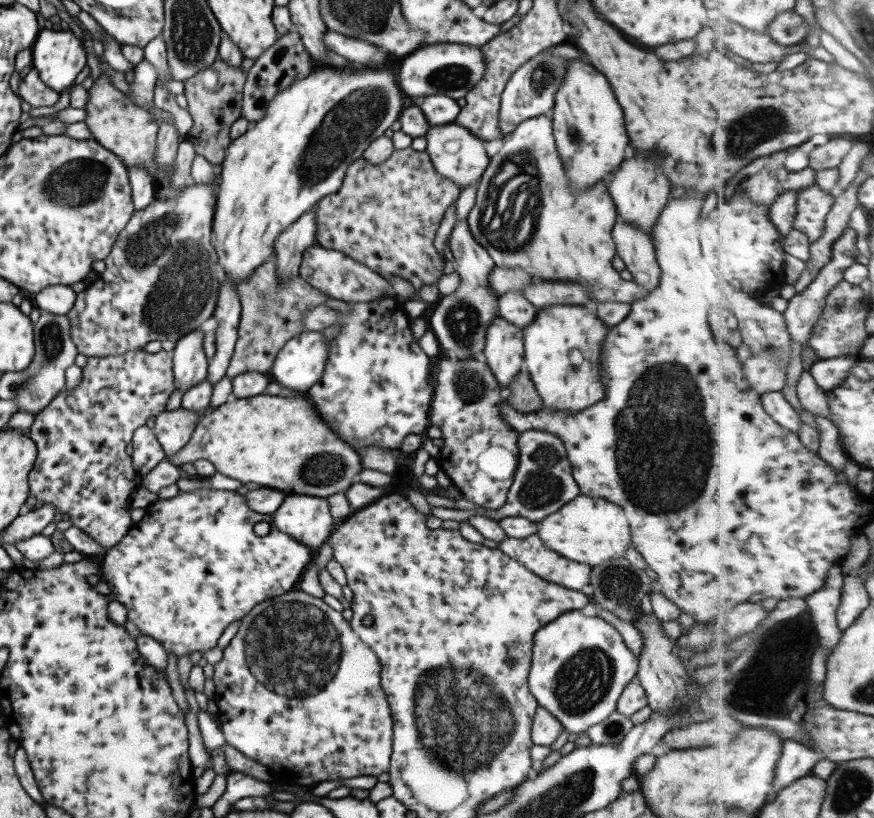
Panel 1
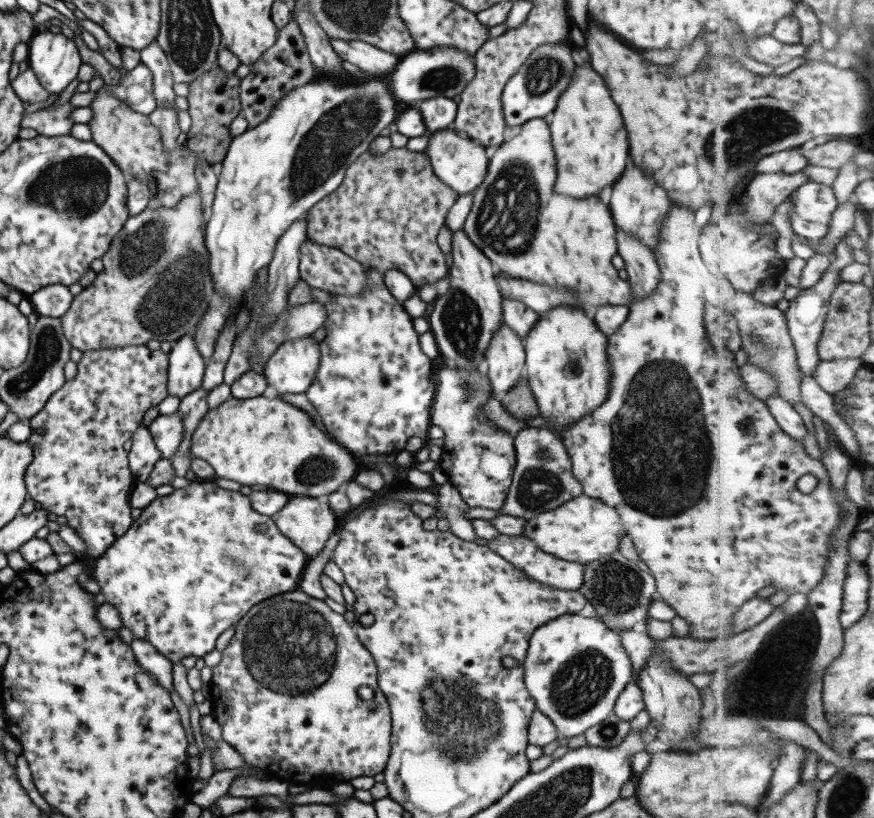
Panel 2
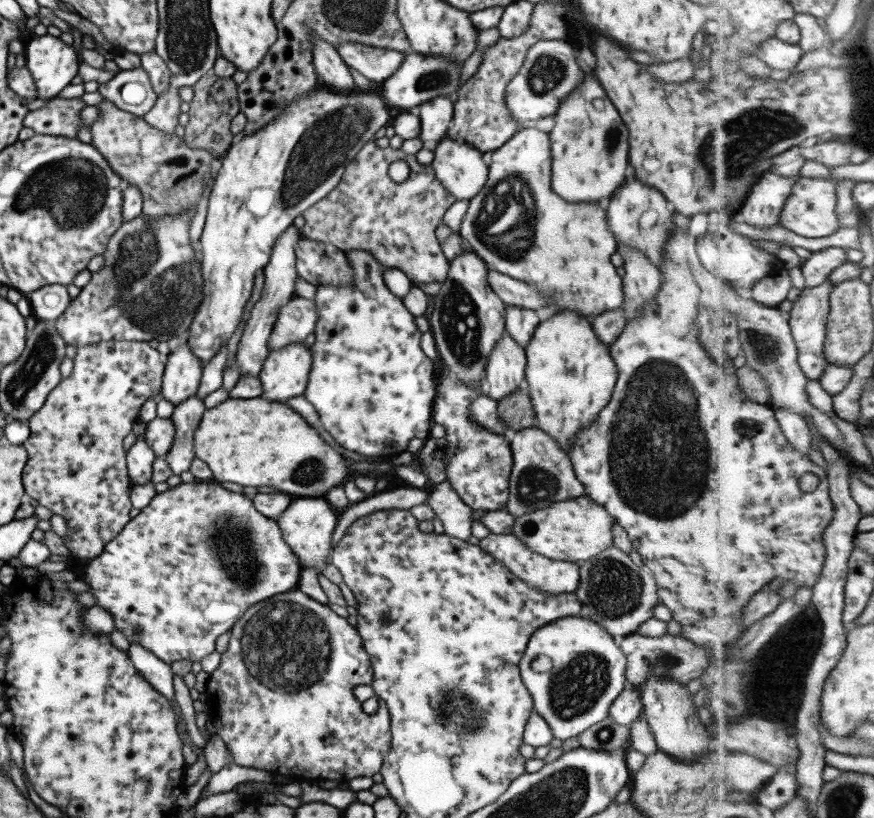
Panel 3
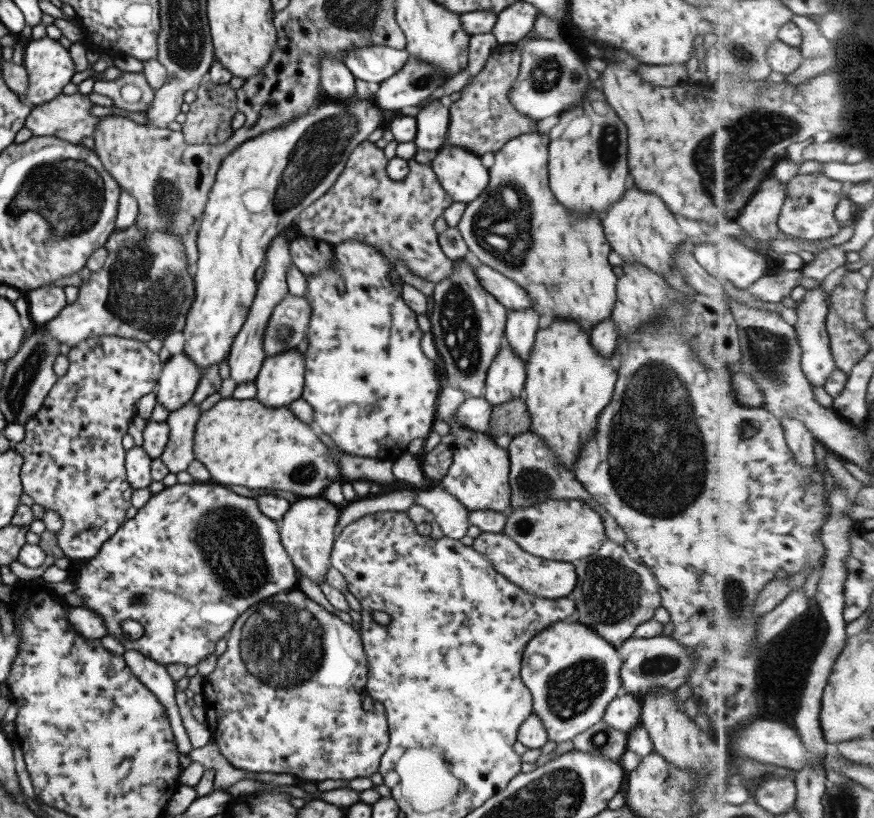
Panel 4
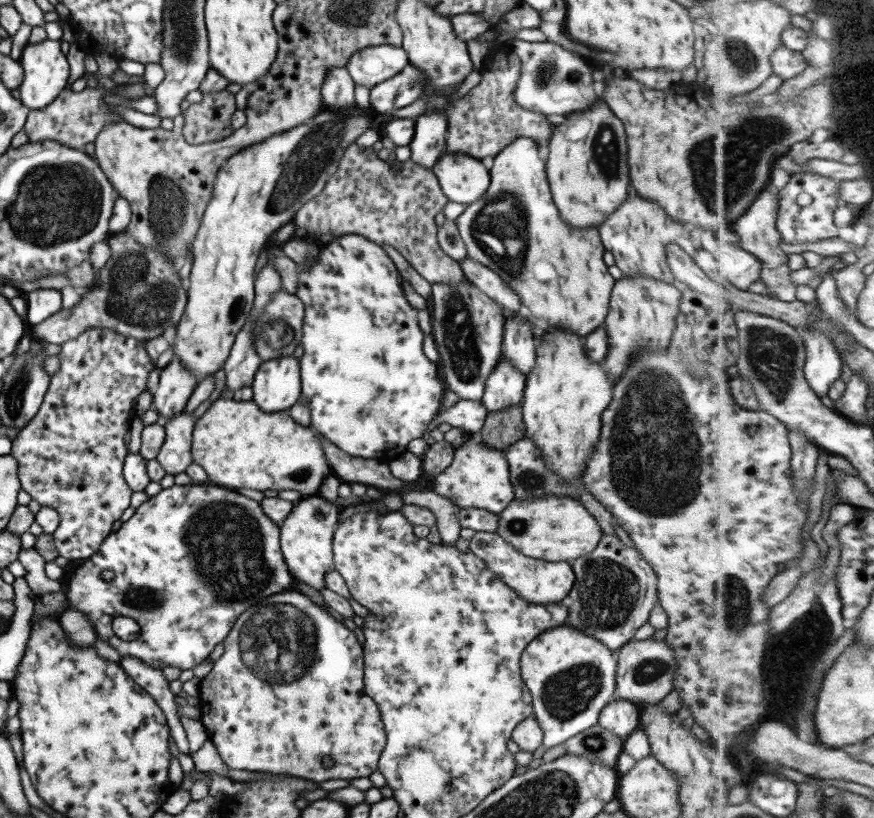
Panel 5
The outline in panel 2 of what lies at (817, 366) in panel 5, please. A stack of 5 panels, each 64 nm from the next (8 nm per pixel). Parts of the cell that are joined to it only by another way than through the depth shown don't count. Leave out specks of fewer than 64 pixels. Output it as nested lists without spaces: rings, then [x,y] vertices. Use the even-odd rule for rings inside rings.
[[[839,243],[836,247],[836,254],[837,258],[835,258],[835,262],[823,274],[821,282],[817,282],[815,286],[799,292],[799,296],[790,302],[790,306],[786,312],[790,333],[798,352],[798,363],[803,374],[807,376],[813,377],[817,366],[821,364],[822,358],[819,356],[819,340],[821,340],[823,330],[825,330],[825,320],[827,320],[830,314],[831,296],[837,285],[841,282],[841,271],[843,271],[845,266],[849,266],[854,261],[853,249],[849,248],[847,244]]]

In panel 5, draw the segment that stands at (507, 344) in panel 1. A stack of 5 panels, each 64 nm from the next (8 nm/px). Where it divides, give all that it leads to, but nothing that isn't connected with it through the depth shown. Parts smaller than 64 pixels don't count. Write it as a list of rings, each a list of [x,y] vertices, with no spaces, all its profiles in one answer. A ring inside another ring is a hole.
[[[499,356],[498,363],[484,383],[480,402],[487,413],[520,406],[522,403],[525,376],[519,374],[519,370],[515,370],[505,356]]]

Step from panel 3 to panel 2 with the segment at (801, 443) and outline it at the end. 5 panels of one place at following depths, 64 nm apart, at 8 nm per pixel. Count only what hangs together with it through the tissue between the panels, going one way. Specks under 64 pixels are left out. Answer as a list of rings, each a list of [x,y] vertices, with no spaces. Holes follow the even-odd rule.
[[[773,394],[765,400],[767,406],[771,409],[771,412],[774,413],[775,418],[778,420],[778,423],[781,425],[781,428],[793,436],[795,440],[804,443],[805,438],[807,438],[807,426],[801,418],[801,414],[793,408],[793,405],[789,404],[787,400],[783,400],[779,394]]]

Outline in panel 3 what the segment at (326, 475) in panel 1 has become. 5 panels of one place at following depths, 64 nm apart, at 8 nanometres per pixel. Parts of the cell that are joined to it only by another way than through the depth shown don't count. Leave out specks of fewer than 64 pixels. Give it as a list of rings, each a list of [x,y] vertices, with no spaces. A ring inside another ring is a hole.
[[[227,398],[214,407],[205,409],[201,415],[199,424],[193,432],[192,451],[194,458],[202,460],[207,468],[213,472],[214,482],[233,482],[241,486],[271,486],[279,492],[292,497],[323,497],[330,488],[342,485],[350,479],[345,476],[349,472],[348,460],[341,454],[330,448],[313,431],[297,412],[281,402],[267,402],[263,398],[248,399]]]

